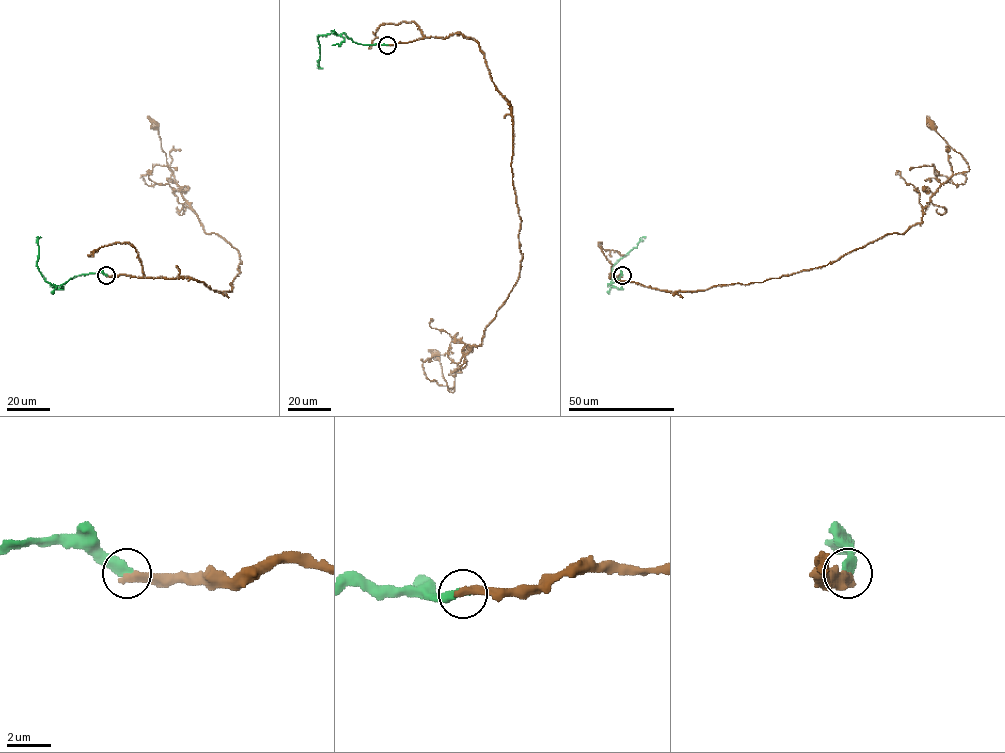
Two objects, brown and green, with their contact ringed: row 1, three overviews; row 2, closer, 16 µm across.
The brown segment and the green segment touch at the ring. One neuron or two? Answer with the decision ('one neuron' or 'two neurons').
one neuron

